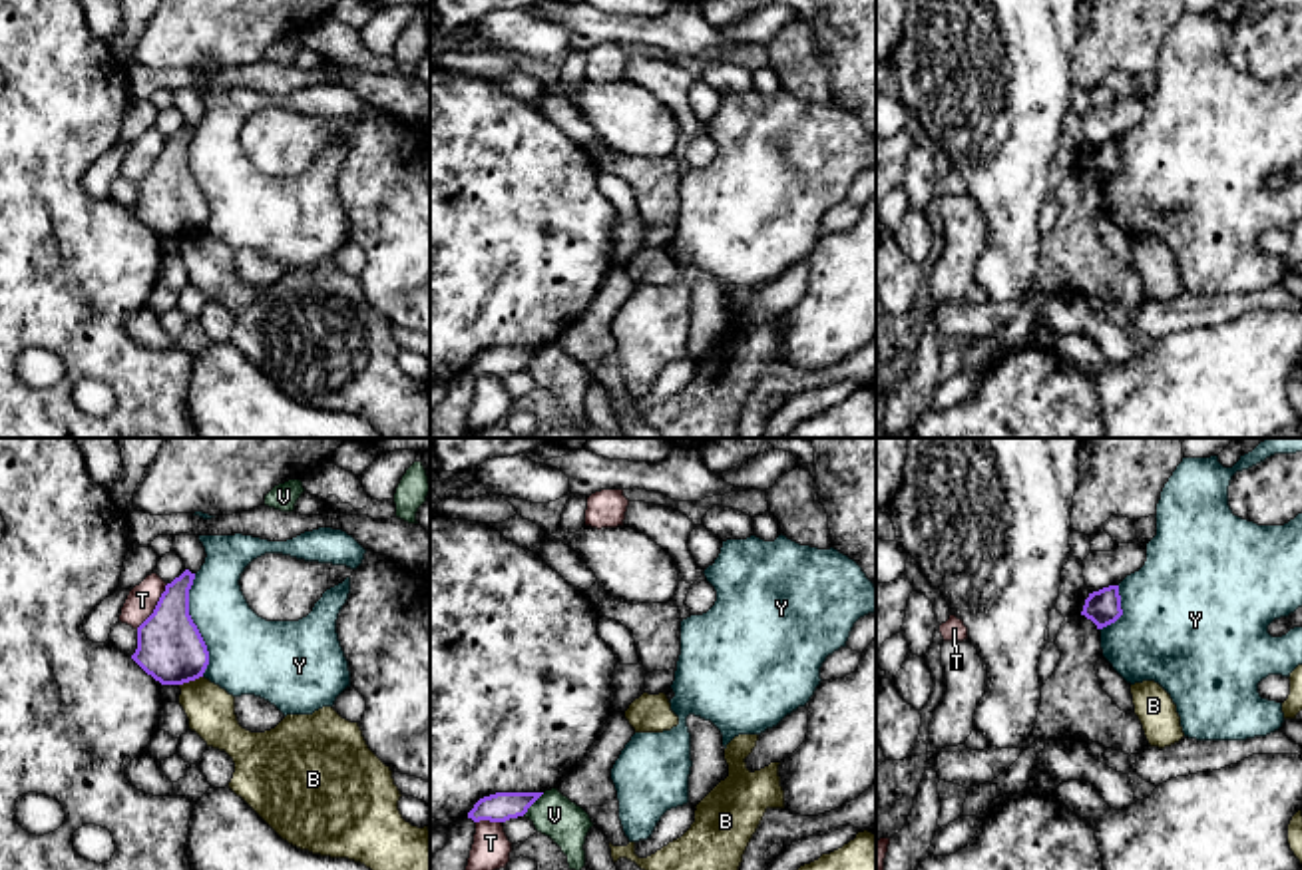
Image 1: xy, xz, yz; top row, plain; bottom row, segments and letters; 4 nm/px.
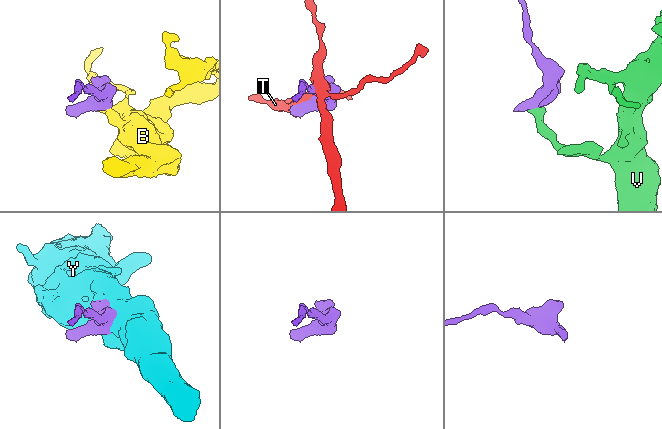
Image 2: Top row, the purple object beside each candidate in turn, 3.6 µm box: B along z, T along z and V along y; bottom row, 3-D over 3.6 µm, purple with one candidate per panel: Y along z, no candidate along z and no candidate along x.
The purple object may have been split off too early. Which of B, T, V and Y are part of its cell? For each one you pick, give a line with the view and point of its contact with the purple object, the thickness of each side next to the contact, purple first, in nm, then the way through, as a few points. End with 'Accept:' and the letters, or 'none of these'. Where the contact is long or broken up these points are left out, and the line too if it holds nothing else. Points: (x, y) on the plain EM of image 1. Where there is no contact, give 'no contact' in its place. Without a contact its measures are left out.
Accept: none of these

